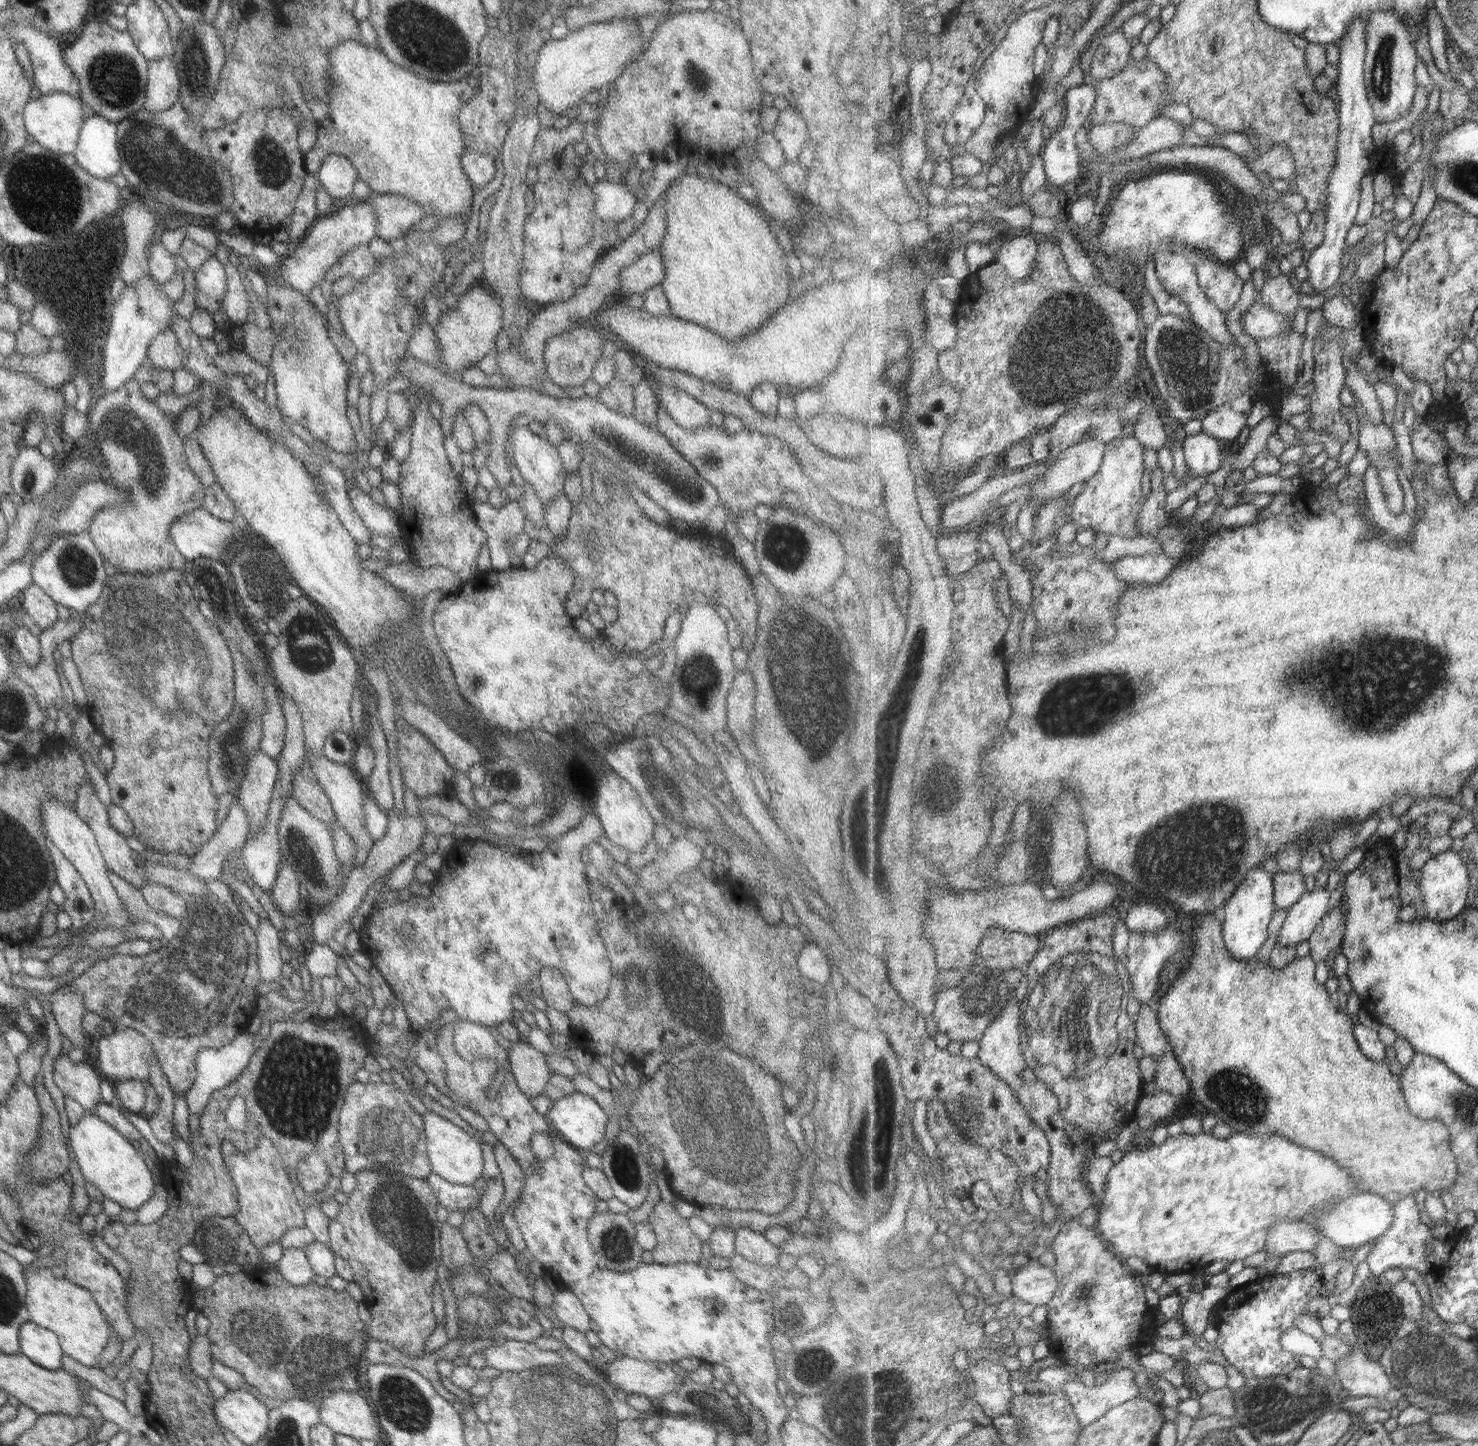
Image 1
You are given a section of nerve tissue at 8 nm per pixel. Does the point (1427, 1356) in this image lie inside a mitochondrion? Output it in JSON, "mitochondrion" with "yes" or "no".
{"mitochondrion":"yes"}

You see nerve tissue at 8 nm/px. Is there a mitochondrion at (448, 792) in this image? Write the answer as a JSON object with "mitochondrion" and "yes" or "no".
{"mitochondrion":"no"}

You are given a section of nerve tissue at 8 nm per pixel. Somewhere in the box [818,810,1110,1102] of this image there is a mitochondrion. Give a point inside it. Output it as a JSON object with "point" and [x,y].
{"point":[868,826]}

